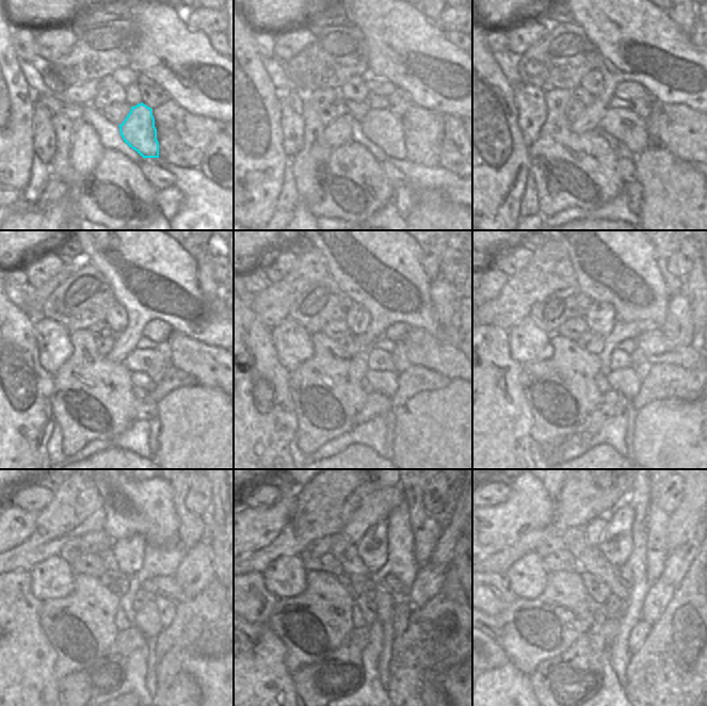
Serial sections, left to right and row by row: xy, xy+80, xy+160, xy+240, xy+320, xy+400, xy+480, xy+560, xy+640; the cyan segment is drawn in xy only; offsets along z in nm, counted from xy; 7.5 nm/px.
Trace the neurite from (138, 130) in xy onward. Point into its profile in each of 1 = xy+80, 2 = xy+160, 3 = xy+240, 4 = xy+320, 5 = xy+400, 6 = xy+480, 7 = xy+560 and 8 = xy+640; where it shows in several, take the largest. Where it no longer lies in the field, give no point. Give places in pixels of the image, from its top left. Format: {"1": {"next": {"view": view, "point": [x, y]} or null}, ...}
{"1": {"next": {"view": "xy+80", "point": [381, 126]}}, "2": {"next": {"view": "xy+160", "point": [622, 124]}}, "3": {"next": {"view": "xy+240", "point": [148, 362]}}, "4": {"next": {"view": "xy+320", "point": [376, 359]}}, "5": {"next": {"view": "xy+400", "point": [620, 359]}}, "6": {"next": {"view": "xy+480", "point": [141, 597]}}, "7": {"next": {"view": "xy+560", "point": [371, 598]}}, "8": {"next": {"view": "xy+640", "point": [614, 606]}}}

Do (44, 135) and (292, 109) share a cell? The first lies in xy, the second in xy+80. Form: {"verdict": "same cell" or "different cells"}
{"verdict": "same cell"}

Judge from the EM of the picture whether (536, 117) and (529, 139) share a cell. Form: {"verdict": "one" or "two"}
{"verdict": "one"}

